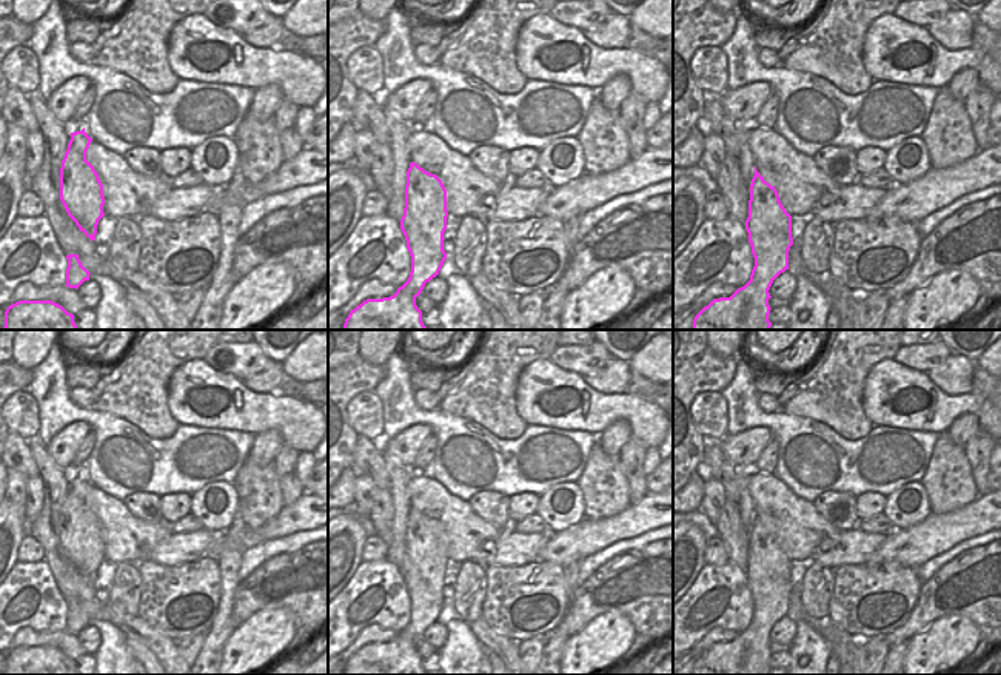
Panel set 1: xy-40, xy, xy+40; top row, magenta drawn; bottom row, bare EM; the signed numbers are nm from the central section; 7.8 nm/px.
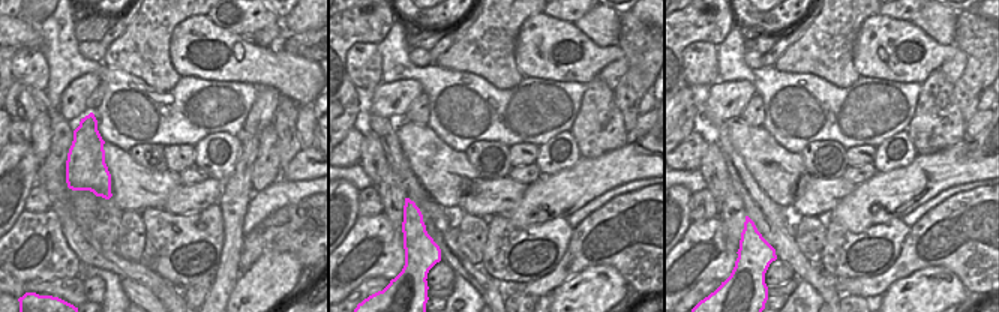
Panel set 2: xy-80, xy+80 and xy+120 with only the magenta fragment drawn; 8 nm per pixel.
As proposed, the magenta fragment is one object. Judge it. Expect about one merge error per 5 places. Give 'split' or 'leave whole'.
leave whole

